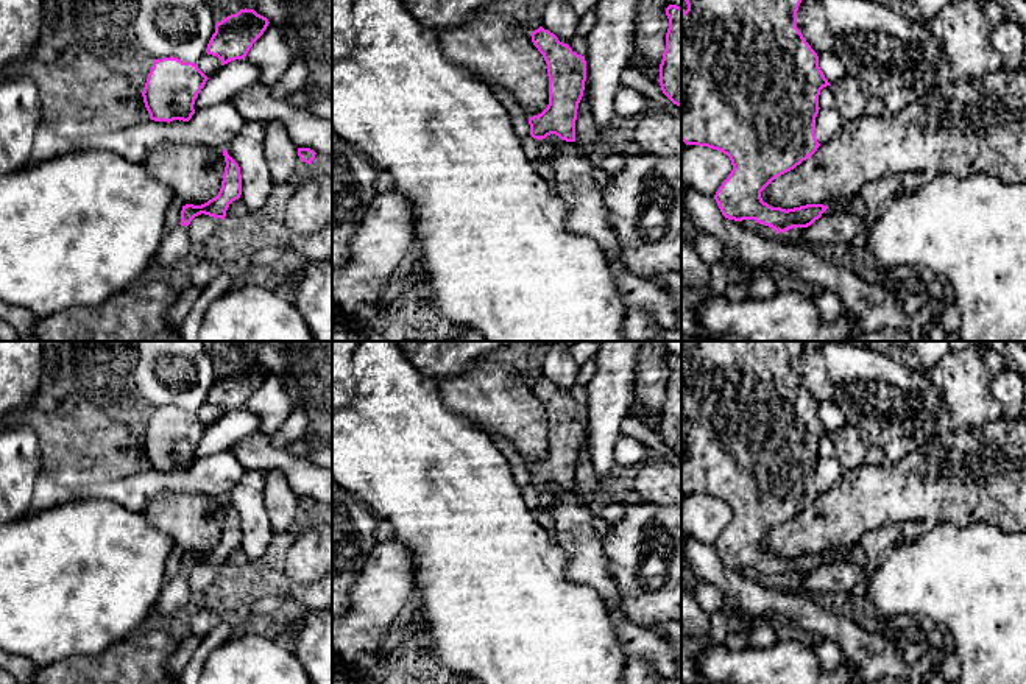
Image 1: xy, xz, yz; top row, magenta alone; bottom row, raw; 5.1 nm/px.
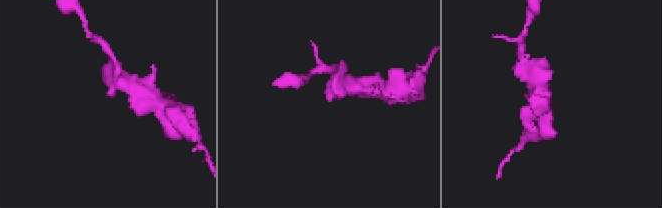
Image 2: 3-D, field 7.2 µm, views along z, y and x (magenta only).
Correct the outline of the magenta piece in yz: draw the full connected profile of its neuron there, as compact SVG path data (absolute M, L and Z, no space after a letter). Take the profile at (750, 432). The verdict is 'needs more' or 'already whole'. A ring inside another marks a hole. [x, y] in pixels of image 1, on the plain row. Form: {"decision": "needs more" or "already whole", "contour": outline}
{"decision": "already whole", "contour": "M681 341L688 358L681 361L681 489L727 503L733 519L714 548L728 569L755 569L778 583L808 576L828 558L806 553L794 558L772 556L761 541L778 525L811 506L815 488L819 444L831 435L819 416L819 405L797 377L797 360L805 341Z"}

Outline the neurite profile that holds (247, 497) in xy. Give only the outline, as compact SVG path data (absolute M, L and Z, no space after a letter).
M246 469L232 491L228 503L239 513L242 524L240 548L251 569L270 558L274 531L264 505L265 471Z

